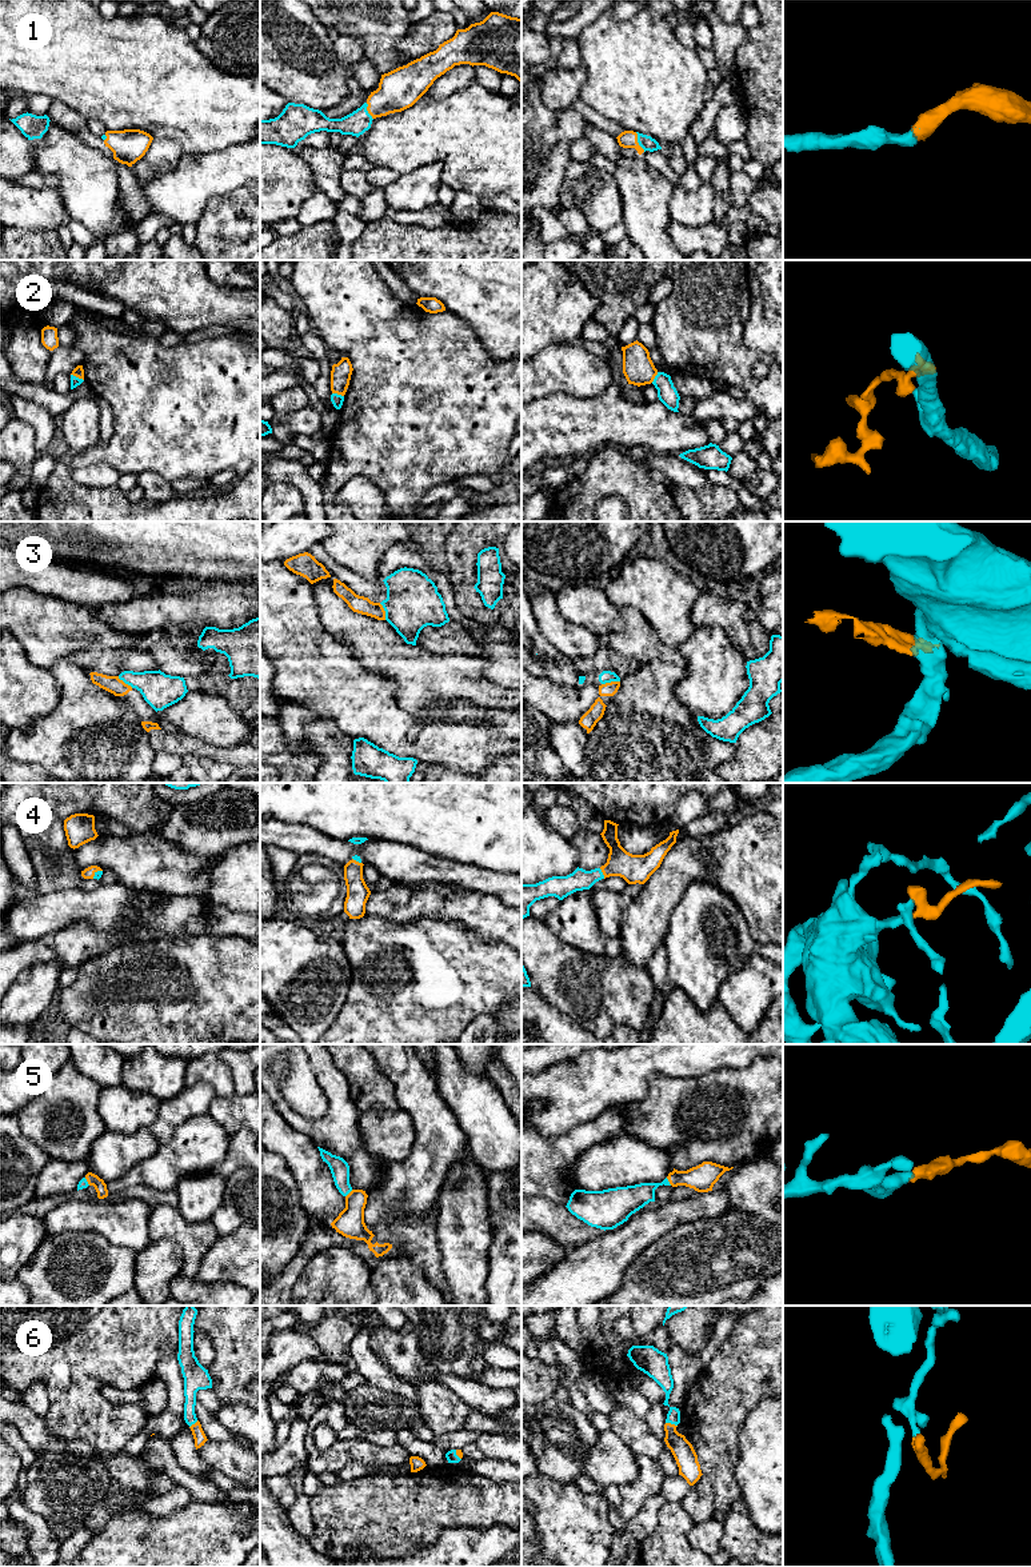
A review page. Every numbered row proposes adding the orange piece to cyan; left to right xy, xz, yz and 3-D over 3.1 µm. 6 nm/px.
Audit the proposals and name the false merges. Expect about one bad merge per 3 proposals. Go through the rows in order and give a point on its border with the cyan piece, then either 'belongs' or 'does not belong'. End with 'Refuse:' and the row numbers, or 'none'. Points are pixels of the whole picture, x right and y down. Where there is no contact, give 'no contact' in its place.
1: yz (638, 142) | belongs
2: xy (78, 378) | does not belong
3: yz (610, 682) | does not belong
4: yz (602, 874) | belongs
5: yz (668, 1182) | belongs
6: yz (671, 1423) | belongs
Refuse: 2, 3

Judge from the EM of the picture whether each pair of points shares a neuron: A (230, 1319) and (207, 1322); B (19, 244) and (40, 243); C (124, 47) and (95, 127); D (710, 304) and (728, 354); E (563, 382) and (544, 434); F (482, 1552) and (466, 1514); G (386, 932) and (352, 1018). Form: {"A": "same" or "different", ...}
{"A": "same", "B": "same", "C": "different", "D": "same", "E": "different", "F": "different", "G": "same"}

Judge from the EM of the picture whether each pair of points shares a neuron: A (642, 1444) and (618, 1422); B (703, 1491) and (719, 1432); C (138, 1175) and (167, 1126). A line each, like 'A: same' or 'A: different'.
A: same
B: different
C: different

